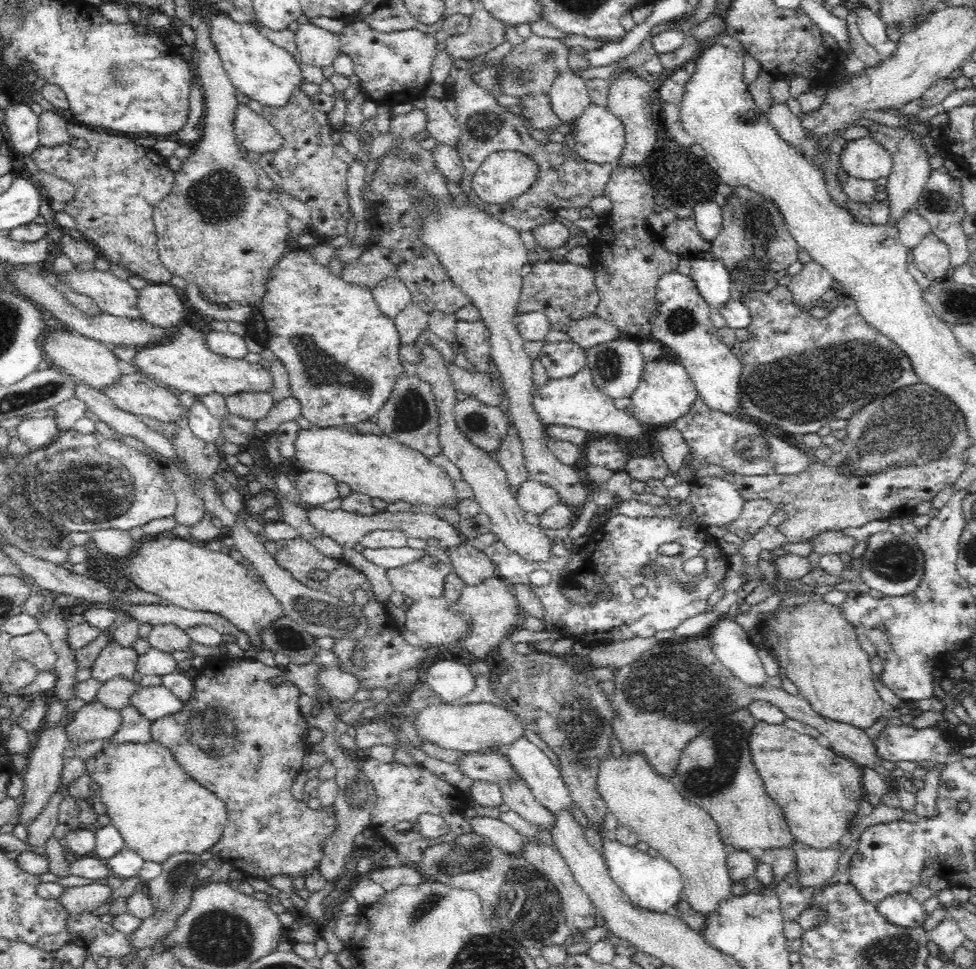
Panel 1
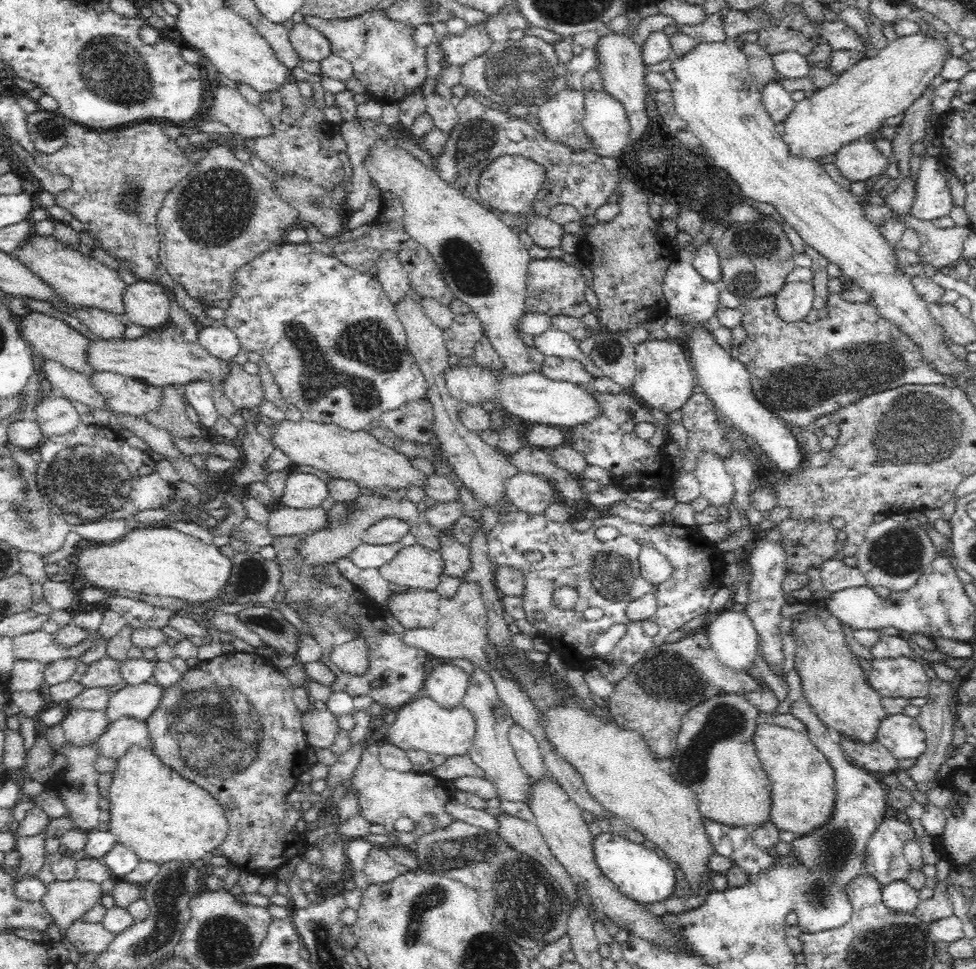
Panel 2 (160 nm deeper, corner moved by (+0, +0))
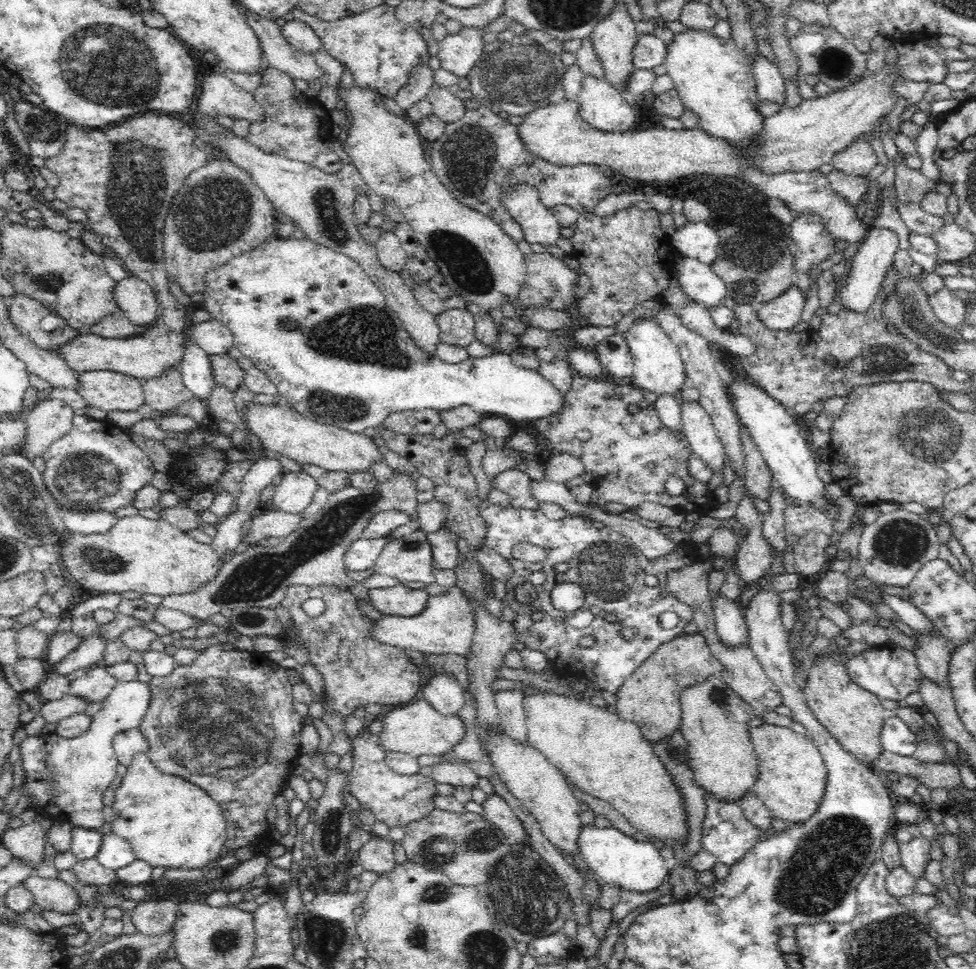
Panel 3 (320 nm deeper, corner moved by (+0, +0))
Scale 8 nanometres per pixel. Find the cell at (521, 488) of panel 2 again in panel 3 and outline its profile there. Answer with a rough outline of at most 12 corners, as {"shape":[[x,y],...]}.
{"shape":[[510,468],[491,479],[514,506],[534,510],[527,472]]}

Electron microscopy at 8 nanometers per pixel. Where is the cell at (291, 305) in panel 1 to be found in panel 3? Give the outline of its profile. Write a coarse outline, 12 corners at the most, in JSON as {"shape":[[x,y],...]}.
{"shape":[[276,236],[204,310],[289,406],[521,422],[564,394],[509,354],[428,357],[350,257]]}

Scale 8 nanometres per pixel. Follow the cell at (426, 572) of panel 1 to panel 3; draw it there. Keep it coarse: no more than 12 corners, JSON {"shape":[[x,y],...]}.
{"shape":[[427,533],[391,538],[373,569],[403,582],[435,582]]}

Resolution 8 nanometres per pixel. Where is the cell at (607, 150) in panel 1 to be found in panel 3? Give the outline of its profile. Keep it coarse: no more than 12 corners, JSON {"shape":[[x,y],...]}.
{"shape":[[585,75],[577,111],[606,132],[633,129],[637,106]]}

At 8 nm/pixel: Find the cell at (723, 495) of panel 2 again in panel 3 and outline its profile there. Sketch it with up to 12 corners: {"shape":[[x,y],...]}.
{"shape":[[699,401],[680,410],[692,454],[722,472],[726,455]]}

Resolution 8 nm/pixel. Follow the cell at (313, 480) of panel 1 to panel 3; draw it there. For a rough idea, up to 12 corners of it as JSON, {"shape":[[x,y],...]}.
{"shape":[[285,471],[272,508],[299,515],[319,484],[306,471]]}

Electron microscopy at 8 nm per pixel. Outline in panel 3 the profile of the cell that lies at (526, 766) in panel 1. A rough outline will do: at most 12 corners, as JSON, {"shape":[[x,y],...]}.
{"shape":[[496,693],[506,734],[527,742],[524,694]]}

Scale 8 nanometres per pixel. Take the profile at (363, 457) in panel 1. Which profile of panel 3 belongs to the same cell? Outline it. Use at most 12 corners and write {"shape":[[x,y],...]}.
{"shape":[[277,401],[245,406],[265,448],[351,474],[385,462],[364,433]]}

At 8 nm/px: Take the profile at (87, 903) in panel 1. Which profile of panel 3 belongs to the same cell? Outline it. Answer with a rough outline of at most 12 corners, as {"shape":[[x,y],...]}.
{"shape":[[32,874],[21,885],[44,910],[70,914],[84,906],[59,878]]}

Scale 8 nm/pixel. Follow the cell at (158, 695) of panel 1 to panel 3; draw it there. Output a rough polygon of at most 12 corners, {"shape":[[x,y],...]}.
{"shape":[[119,682],[71,740],[20,742],[28,809],[96,831],[117,776],[112,742],[152,693]]}

